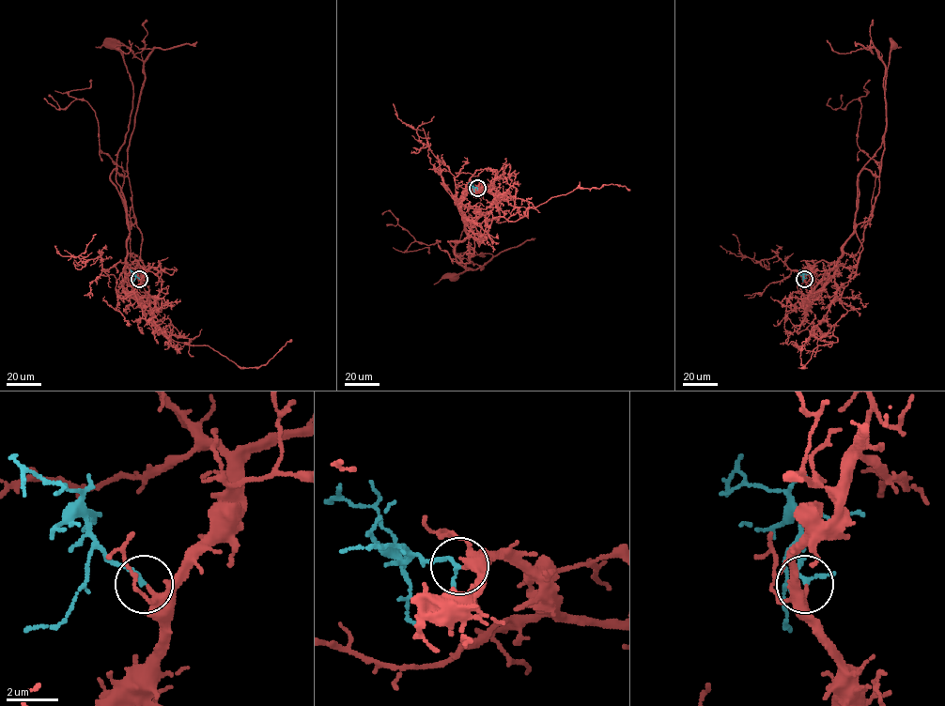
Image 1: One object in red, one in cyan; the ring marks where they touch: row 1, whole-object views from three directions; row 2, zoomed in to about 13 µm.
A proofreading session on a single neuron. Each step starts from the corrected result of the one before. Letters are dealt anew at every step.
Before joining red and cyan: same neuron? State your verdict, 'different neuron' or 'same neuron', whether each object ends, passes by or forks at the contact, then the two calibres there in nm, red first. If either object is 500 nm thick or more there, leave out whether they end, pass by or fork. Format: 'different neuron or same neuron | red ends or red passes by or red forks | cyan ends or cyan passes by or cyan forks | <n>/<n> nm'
same neuron | red passes by | cyan ends | 200/200 nm

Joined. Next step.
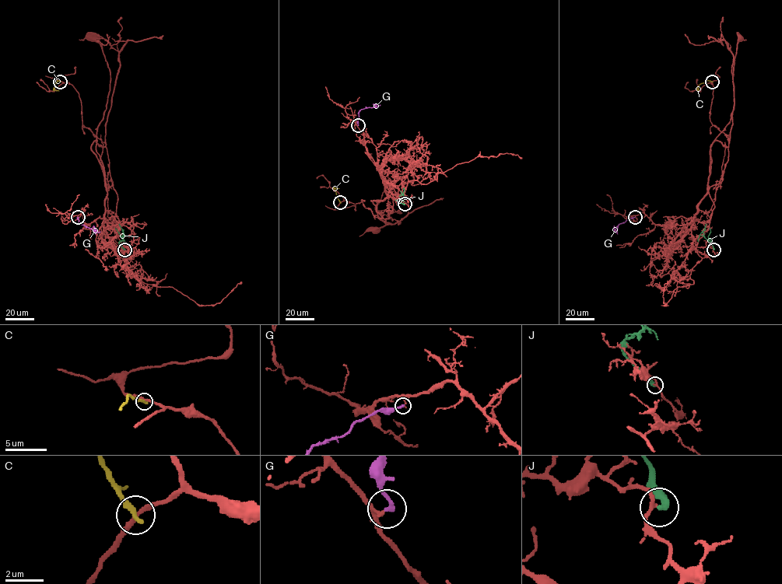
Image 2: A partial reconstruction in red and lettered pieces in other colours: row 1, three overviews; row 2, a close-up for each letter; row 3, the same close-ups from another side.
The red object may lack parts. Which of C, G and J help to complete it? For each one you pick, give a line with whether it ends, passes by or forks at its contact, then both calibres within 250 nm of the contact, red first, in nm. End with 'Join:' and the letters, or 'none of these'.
Join: none of these

